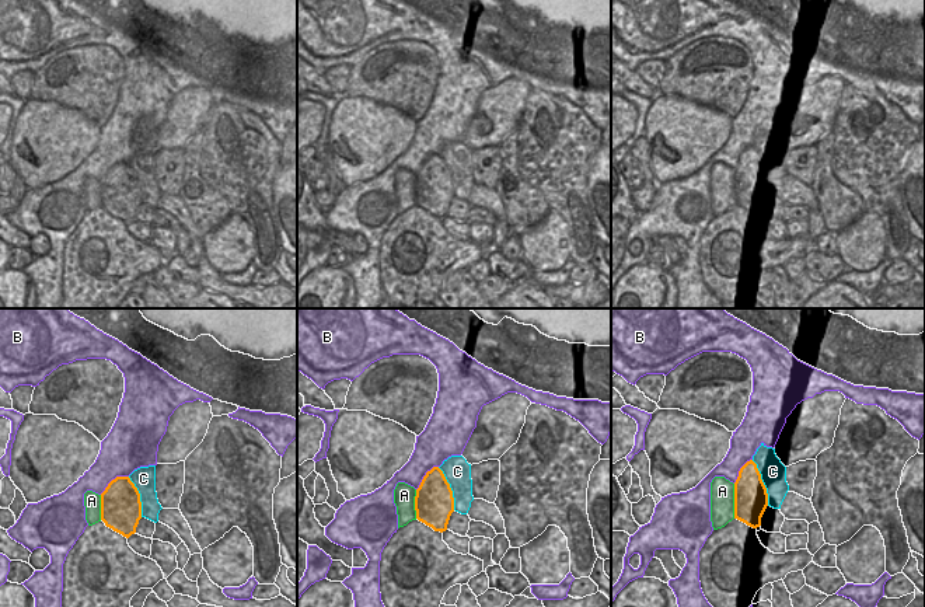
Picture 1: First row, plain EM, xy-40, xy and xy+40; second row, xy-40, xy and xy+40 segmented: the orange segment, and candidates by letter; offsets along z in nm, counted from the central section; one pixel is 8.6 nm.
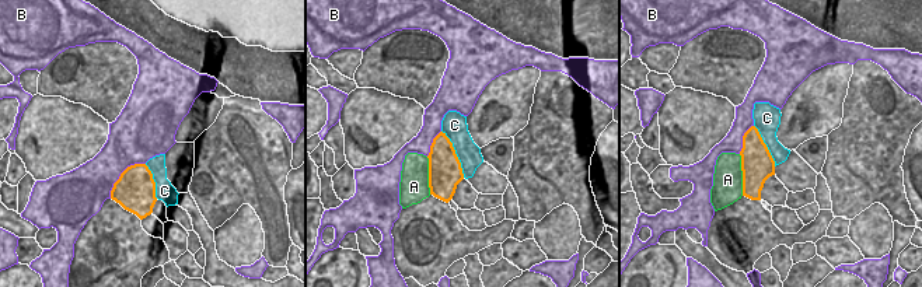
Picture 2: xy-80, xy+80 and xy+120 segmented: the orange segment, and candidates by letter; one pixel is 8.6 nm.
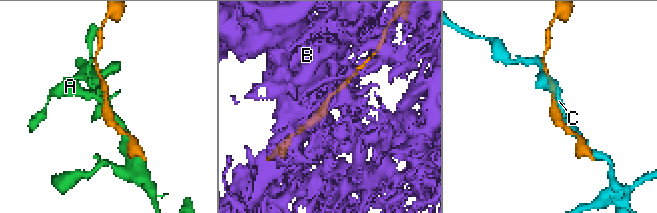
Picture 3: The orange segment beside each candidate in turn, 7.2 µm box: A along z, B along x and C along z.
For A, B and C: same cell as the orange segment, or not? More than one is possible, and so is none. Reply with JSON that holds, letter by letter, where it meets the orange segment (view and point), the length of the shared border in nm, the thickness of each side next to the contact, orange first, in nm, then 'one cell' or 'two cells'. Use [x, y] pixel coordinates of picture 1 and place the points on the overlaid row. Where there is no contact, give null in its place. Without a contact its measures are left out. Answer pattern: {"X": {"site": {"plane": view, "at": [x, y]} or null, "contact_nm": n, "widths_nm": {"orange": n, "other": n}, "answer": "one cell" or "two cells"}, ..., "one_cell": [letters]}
{"A": {"site": {"plane": "xy+40", "at": [735, 501]}, "contact_nm": 300, "widths_nm": {"orange": 280, "other": 220}, "answer": "two cells"}, "B": {"site": {"plane": "xy-40", "at": [112, 480]}, "contact_nm": 300, "widths_nm": {"orange": 340, "other": 360}, "answer": "two cells"}, "C": {"site": {"plane": "xy+40", "at": [763, 482]}, "contact_nm": 420, "widths_nm": {"orange": 280, "other": 220}, "answer": "two cells"}, "one_cell": []}

